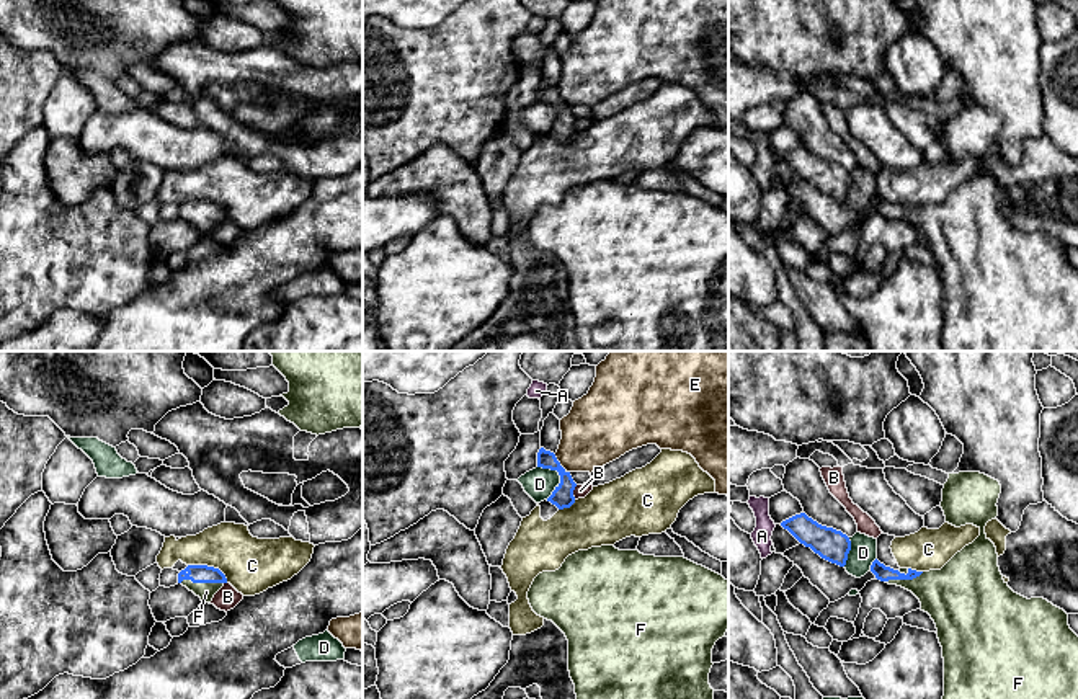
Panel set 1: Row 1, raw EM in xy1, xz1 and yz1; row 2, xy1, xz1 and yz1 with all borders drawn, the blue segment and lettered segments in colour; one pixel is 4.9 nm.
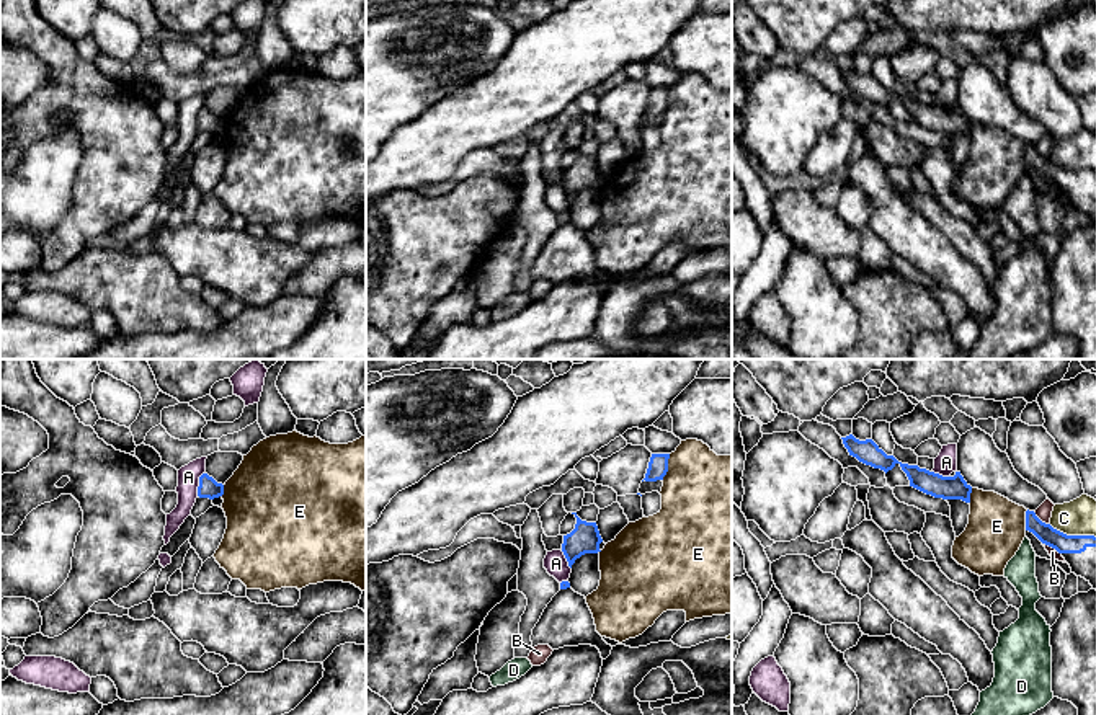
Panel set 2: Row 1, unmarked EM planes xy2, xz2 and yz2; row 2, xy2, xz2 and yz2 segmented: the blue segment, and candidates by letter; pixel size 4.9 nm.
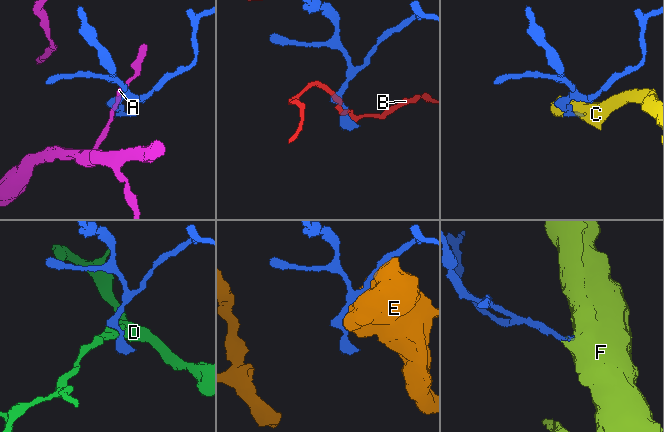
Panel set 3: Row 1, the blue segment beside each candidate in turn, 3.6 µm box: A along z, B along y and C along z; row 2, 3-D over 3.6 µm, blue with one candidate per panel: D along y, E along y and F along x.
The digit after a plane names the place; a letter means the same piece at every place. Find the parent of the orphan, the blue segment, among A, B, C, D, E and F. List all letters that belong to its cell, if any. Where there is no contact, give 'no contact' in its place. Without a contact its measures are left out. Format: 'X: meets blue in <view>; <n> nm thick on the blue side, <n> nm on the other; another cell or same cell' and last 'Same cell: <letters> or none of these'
A: meets blue in xy2; 100 nm thick on the blue side, 110 nm on the other; another cell
B: meets blue in yz2; 100 nm thick on the blue side, 50 nm on the other; another cell
C: meets blue in xy1; 100 nm thick on the blue side, 280 nm on the other; another cell
D: meets blue in xz1; 110 nm thick on the blue side, 150 nm on the other; another cell
E: meets blue in xz2; 100 nm thick on the blue side, 440 nm on the other; another cell
F: meets blue in xy1; 100 nm thick on the blue side, 90 nm on the other; same cell
Same cell: F

